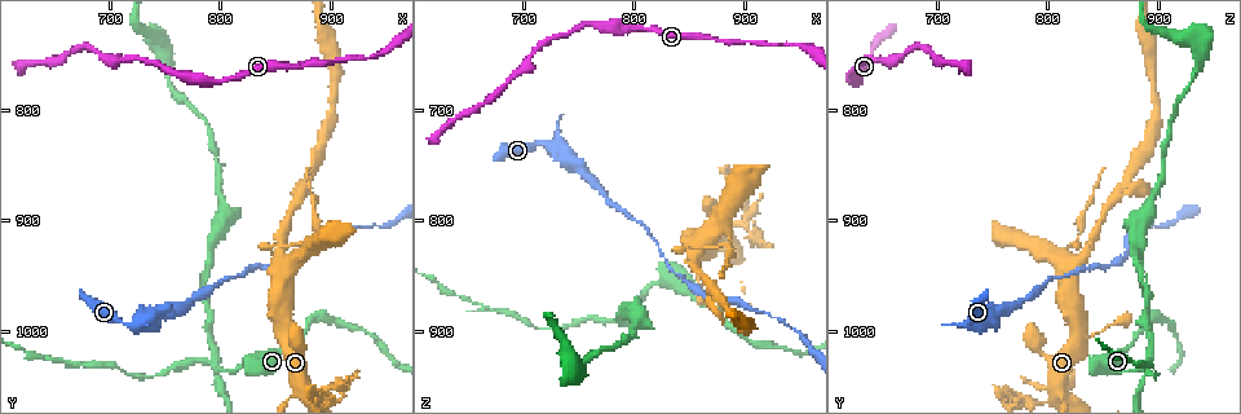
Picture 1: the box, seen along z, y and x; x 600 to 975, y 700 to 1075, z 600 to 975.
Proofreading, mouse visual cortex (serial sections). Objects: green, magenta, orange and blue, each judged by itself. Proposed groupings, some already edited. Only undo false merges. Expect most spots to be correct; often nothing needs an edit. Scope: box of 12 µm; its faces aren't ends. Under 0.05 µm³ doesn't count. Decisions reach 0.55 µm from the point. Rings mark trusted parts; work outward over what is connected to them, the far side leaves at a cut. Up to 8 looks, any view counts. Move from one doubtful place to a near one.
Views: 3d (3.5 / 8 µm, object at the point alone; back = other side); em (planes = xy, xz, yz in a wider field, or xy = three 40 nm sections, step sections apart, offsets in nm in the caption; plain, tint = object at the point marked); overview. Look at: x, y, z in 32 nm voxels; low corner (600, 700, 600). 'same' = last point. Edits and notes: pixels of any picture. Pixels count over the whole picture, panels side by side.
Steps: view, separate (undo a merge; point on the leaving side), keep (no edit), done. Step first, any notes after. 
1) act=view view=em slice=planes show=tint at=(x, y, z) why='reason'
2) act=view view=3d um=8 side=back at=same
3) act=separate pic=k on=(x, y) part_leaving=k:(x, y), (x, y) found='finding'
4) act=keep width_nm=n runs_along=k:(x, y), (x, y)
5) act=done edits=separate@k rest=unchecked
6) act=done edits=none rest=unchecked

act=view view=3d um=3.5 at=(912, 1050, 818) why='abrupt turn'

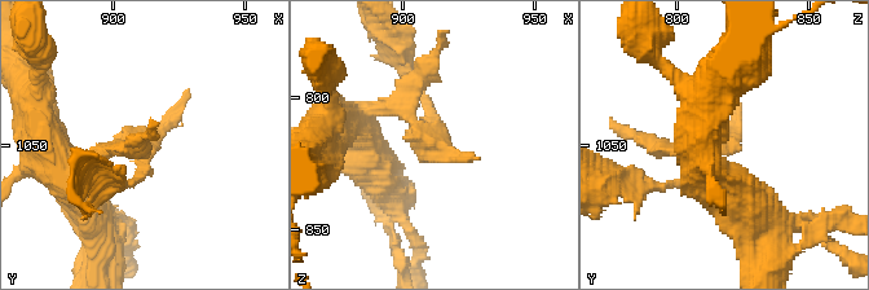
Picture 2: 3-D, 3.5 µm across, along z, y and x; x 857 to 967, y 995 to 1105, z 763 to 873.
act=keep runs_along=2:(369, 111), (400, 109), (436, 139), (409, 79) found='continuous, no second cell'

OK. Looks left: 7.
act=view view=em slice=xy step=3 show=tint at=(876, 932, 806) why='branch point'

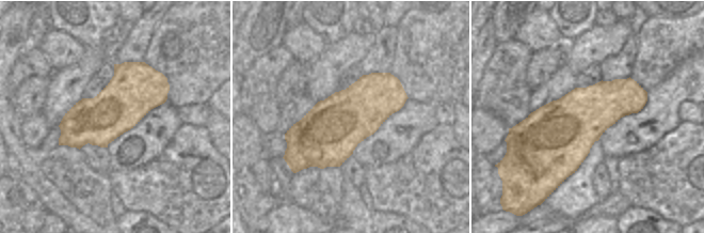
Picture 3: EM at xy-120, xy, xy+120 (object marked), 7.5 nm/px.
act=view view=3d um=3.5 at=same

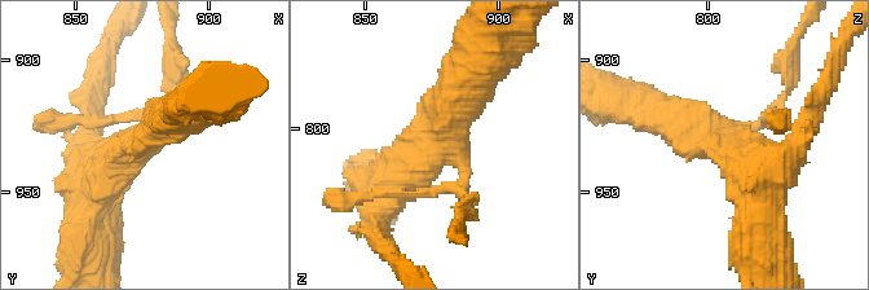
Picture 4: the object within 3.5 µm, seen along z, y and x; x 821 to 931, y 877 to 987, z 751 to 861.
act=keep width_nm=460 runs_along=4:(376, 183), (436, 146), (468, 78) found='all the same cell'

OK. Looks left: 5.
act=view view=3d um=8 at=(738, 988, 744) why='a fork'

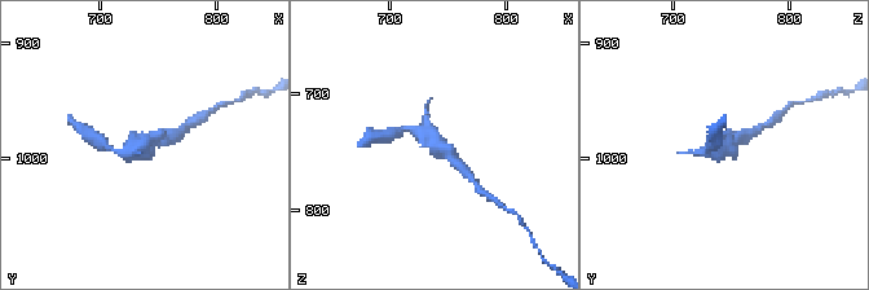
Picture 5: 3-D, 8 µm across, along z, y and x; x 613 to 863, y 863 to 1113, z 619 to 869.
act=view view=em slice=planes show=tint at=(736, 988, 742)

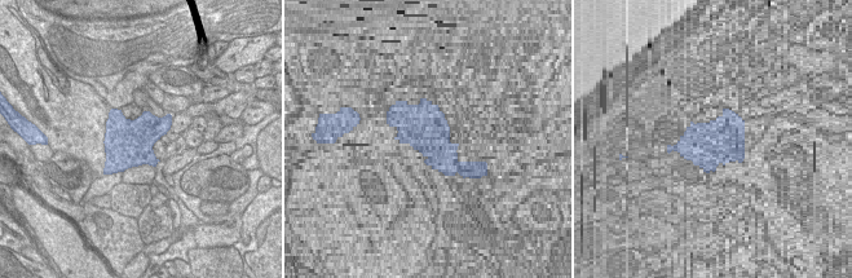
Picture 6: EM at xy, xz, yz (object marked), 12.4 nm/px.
act=keep width_nm=600 runs_along=5:(404, 130), (459, 166) found='all the same cell'

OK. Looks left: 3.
act=done edits=none rest=unchecked

